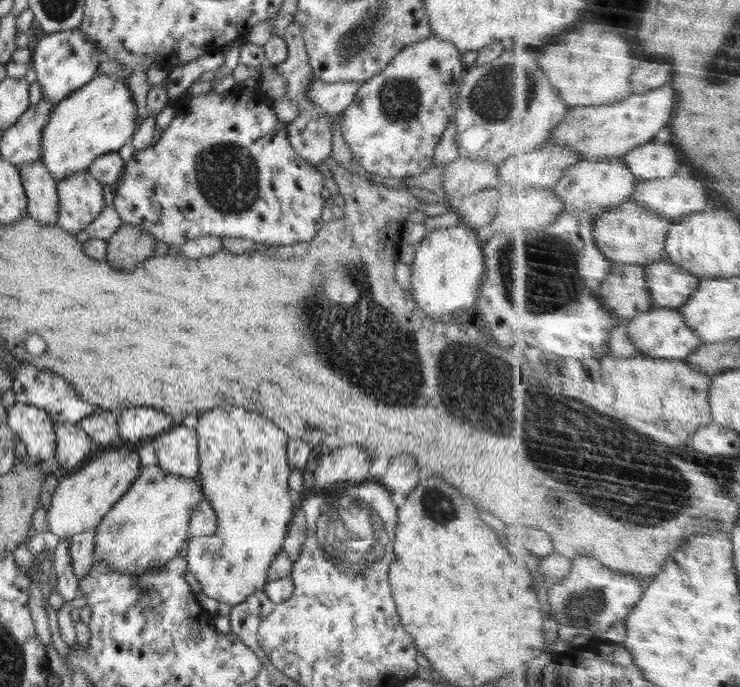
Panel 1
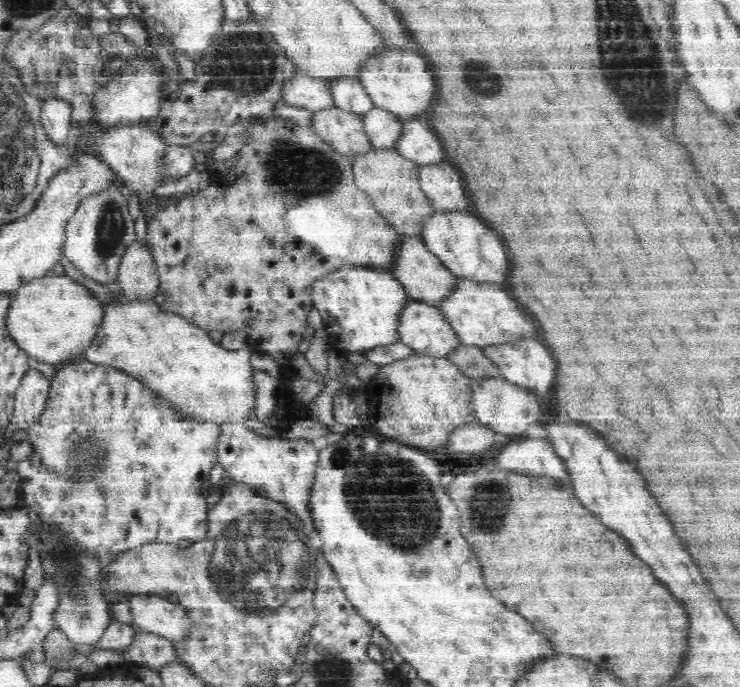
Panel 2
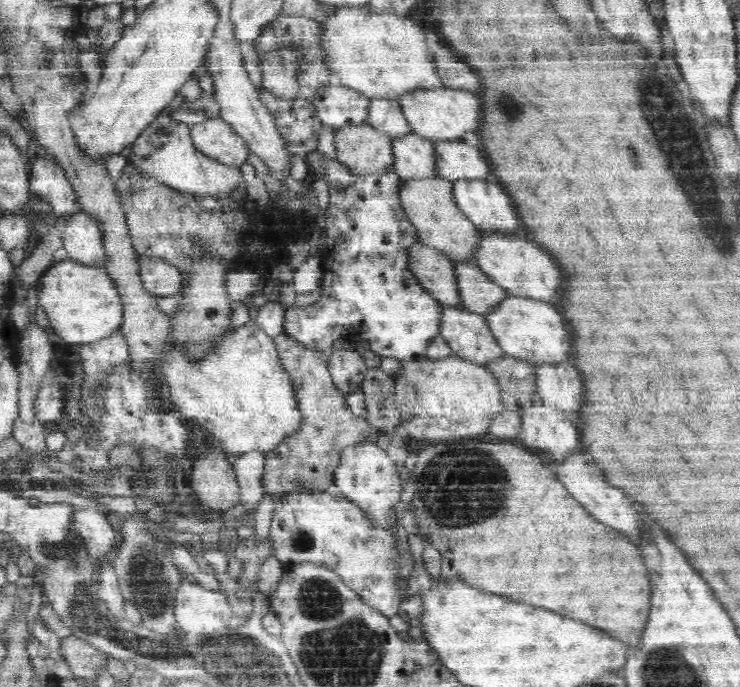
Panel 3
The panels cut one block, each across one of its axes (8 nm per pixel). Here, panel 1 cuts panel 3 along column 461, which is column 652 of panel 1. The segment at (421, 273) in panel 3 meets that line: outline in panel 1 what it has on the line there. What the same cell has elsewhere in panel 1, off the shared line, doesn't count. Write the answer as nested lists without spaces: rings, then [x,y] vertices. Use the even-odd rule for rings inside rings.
[[[616,264],[614,272],[604,280],[598,297],[620,317],[622,325],[629,325],[636,317],[654,309],[646,264]]]

